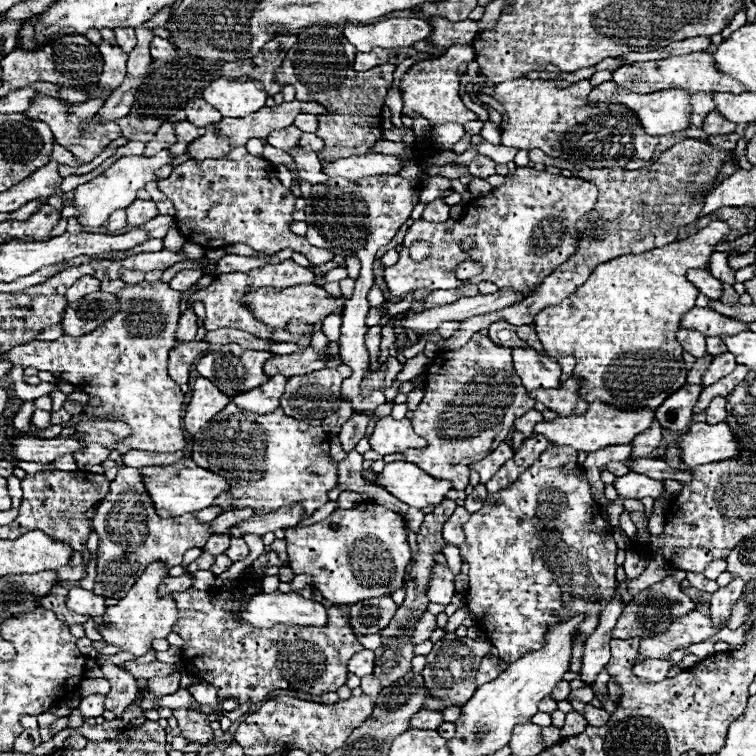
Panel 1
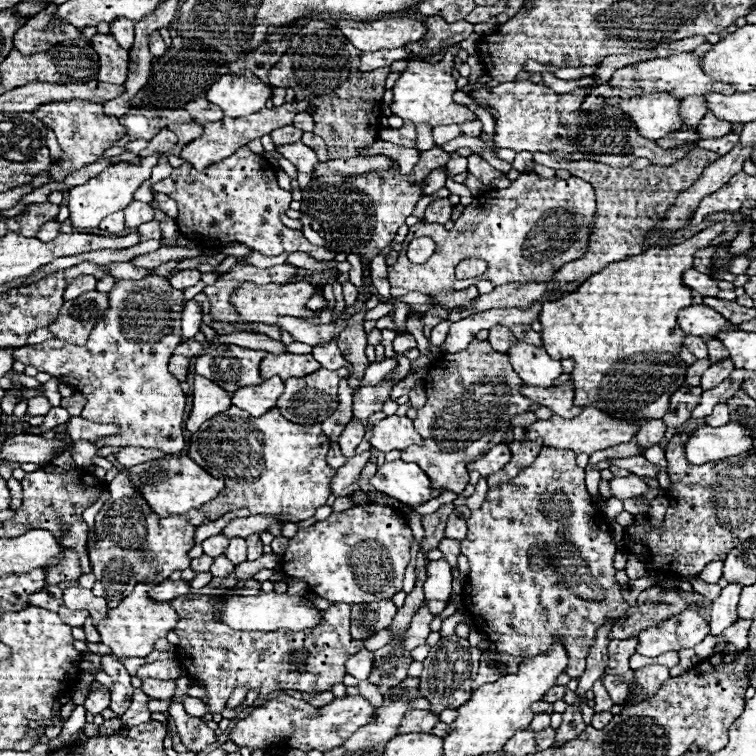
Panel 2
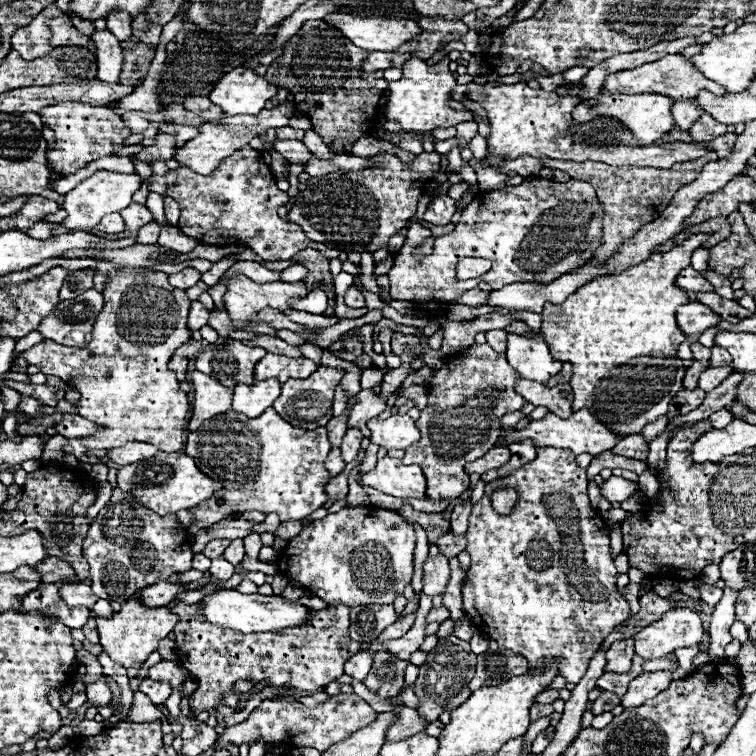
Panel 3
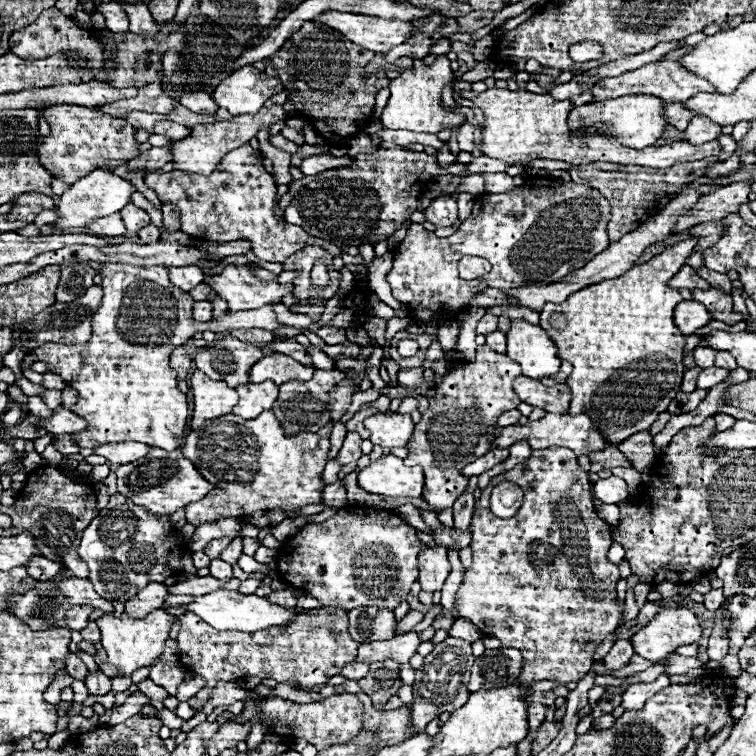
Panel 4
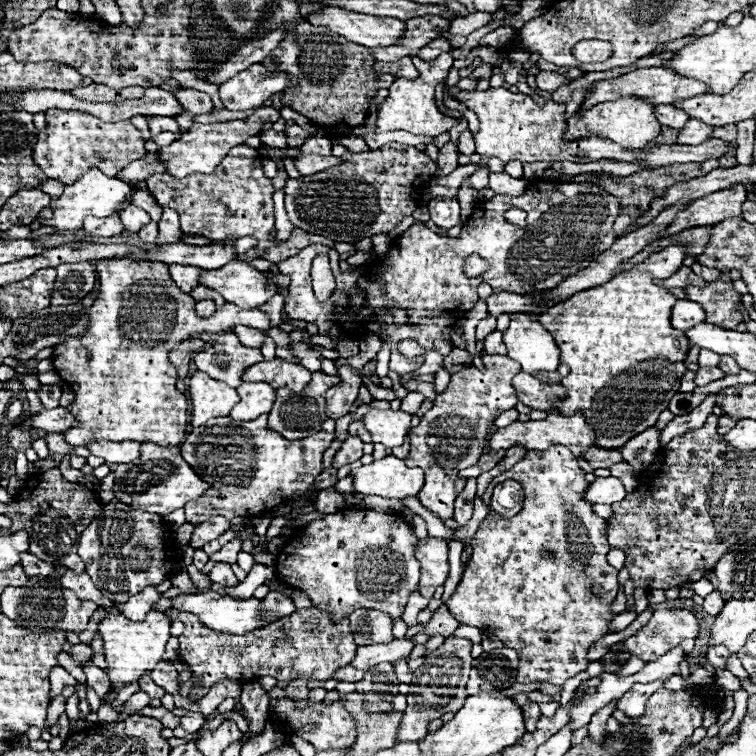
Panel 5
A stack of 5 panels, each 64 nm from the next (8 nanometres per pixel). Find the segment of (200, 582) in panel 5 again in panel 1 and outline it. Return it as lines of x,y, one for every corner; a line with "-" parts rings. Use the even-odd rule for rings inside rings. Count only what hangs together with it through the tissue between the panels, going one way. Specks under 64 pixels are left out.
120,468
118,476
110,484
108,496
100,502
94,520
94,532
100,536
96,550
96,584
94,594
104,598
124,598
140,574
152,562
164,562
164,566
182,566
184,552
190,548
202,548
210,538
208,524
198,524
192,514
180,518
160,518
152,506
152,500
142,484
138,470

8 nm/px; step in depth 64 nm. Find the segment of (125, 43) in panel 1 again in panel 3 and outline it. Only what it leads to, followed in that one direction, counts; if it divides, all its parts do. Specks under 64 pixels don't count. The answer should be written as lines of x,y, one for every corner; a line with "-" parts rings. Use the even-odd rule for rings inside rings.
112,10
106,18
106,24
108,24
108,30
118,38
118,40
128,40
132,36
132,30
130,30
130,14
124,12
124,10

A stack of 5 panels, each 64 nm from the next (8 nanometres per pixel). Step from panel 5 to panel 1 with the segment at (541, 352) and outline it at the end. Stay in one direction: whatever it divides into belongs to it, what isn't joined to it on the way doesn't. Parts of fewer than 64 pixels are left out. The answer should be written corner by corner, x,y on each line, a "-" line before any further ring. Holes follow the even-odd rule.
512,348
514,368
526,390
560,388
560,364
534,348

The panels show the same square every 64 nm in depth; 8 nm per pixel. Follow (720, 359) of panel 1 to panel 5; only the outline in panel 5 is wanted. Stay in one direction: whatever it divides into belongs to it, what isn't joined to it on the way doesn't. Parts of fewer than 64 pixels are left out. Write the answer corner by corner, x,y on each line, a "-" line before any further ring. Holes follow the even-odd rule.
698,368
694,382
696,382
696,386
706,386
706,384
710,384
710,382
714,382
714,380
724,378
724,376
726,376
726,374
724,374
720,368

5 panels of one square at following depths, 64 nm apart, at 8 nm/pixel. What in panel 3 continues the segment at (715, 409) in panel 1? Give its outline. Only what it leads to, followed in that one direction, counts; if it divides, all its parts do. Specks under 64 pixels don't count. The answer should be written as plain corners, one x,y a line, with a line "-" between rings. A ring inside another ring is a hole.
720,410
720,412
716,412
716,414
712,414
710,416
710,420
712,420
712,426
714,428
718,428
718,430
722,430
722,428
726,428
732,420
734,420
734,416
732,416
732,412
730,410

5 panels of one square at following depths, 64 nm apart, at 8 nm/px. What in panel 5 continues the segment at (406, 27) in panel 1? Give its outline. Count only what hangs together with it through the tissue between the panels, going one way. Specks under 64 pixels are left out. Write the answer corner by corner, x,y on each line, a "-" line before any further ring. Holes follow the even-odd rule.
324,6
306,16
312,26
324,26
354,44
366,48
386,48
396,44
404,32
404,22
386,16
368,16
362,12

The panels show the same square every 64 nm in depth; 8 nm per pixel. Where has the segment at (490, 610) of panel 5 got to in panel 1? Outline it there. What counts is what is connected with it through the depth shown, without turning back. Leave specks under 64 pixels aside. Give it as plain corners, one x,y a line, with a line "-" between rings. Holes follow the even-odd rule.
548,448
548,452
542,452
540,458
536,460
536,464
532,464
526,472
522,472
518,476
516,482
512,482
508,488
500,490
500,492
494,492
494,494
488,494
484,506
470,514
470,520
464,524
464,532
466,532
466,542
460,546
460,554
462,558
470,564
470,584
468,584
468,592
466,592
466,606
470,608
470,612
474,614
474,620
478,622
478,626
486,628
484,632
488,634
490,642
498,648
498,656
502,660
508,660
508,662
514,662
518,660
520,656
528,654
528,652
534,652
538,648
544,646
546,642
546,632
548,632
548,626
554,626
554,624
562,624
566,620
570,620
572,616
578,616
578,614
584,614
584,620
578,624
578,630
574,634
574,646
572,646
572,662
570,662
570,672
580,672
582,668
582,654
584,654
584,644
586,640
590,638
590,634
596,630
598,622
600,622
600,614
604,612
606,604
616,596
616,588
618,588
618,582
614,578
614,572
616,572
616,564
614,564
614,558
616,558
616,542
612,536
612,526
606,522
604,514
602,514
602,508
596,504
596,500
592,498
590,494
590,484
586,480
586,474
584,474
584,468
576,462
576,452
572,452
572,448

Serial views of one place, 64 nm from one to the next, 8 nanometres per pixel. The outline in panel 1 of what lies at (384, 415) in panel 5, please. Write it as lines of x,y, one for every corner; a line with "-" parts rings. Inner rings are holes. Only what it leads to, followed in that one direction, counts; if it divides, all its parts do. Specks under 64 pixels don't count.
384,416
378,420
374,434
370,436
370,446
378,454
396,454
408,448
424,448
426,440
414,434
408,418
394,420
392,416

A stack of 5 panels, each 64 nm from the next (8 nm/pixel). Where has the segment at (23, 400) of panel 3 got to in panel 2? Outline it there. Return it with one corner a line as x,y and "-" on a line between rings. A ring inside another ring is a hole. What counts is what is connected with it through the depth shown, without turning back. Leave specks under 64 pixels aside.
44,396
30,398
30,400
26,400
26,404
28,404
28,416
44,416
52,408

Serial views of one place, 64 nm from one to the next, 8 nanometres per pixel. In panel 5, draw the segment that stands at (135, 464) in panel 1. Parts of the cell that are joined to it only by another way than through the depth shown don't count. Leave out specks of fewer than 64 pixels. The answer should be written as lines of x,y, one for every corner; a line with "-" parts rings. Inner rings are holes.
94,440
86,444
90,454
100,456
106,464
128,464
140,456
141,443
134,441
108,442
108,440

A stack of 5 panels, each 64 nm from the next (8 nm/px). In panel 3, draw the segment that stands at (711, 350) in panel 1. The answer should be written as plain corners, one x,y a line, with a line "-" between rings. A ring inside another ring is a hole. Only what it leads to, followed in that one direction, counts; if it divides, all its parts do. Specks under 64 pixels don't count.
712,346
712,360
710,366
732,366
732,356
724,348

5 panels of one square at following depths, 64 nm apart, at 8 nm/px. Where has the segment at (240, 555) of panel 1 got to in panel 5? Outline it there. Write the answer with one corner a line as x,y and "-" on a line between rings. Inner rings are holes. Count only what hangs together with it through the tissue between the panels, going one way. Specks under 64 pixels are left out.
234,538
232,542
228,542
226,546
222,546
222,550
218,550
218,552
210,554
208,564
206,564
202,570
208,574
208,572
210,572
210,568
212,568
214,564
218,564
218,562
226,562
226,564
236,562
236,556
238,556
240,548
242,548
242,540
240,540
240,538

